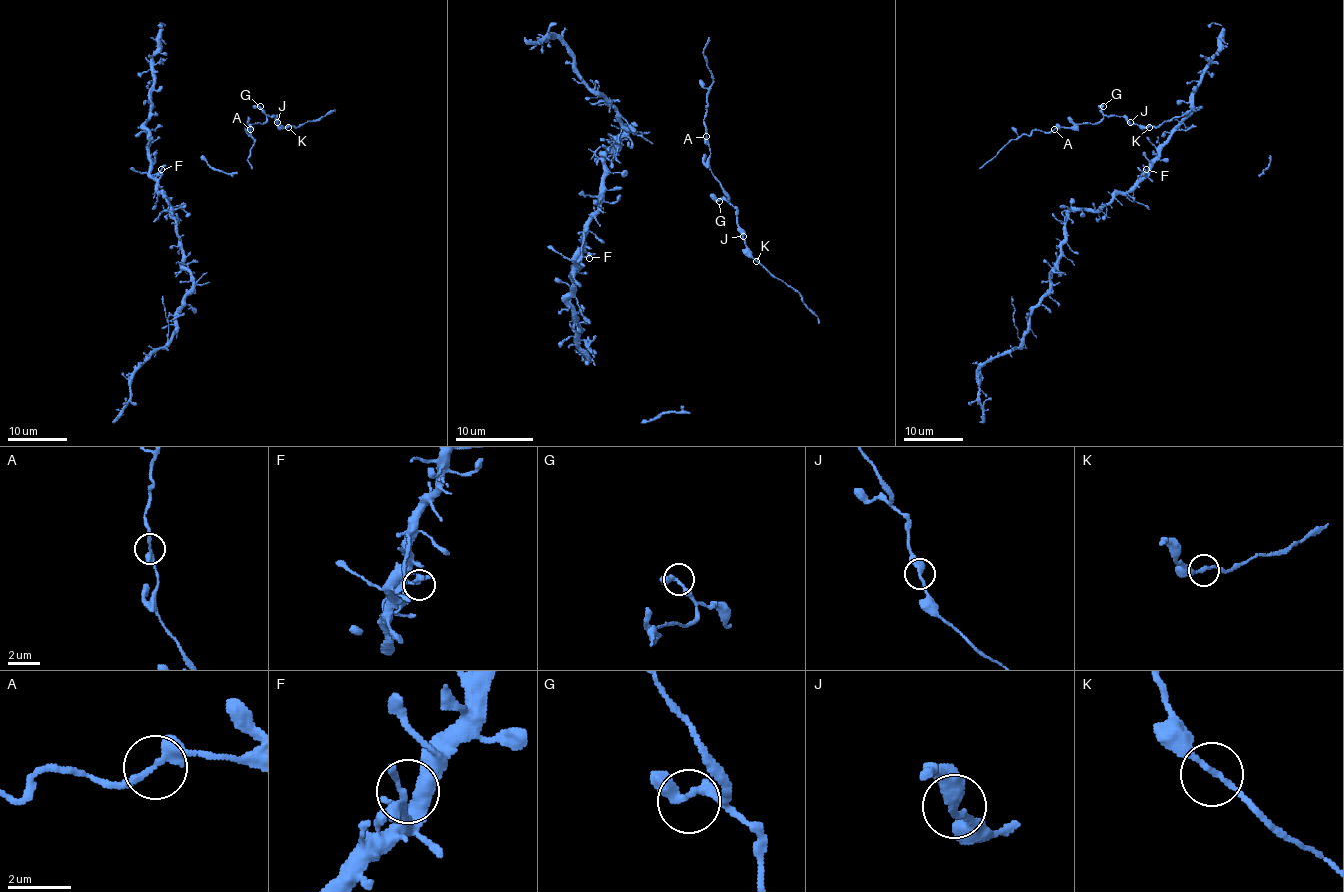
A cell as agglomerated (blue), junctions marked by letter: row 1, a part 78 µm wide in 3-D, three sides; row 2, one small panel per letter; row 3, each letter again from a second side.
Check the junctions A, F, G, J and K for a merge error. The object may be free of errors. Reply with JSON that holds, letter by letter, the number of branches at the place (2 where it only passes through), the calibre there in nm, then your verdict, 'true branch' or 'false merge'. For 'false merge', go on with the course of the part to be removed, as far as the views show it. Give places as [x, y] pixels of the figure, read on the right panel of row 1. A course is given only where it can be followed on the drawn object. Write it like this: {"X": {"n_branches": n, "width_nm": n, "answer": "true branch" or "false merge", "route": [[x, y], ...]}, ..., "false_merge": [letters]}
{"A": {"n_branches": 2, "width_nm": 320, "answer": "true branch"}, "F": {"n_branches": 2, "width_nm": 240, "answer": "true branch"}, "G": {"n_branches": 2, "width_nm": 300, "answer": "true branch"}, "J": {"n_branches": 2, "width_nm": 280, "answer": "true branch"}, "K": {"n_branches": 2, "width_nm": 170, "answer": "true branch"}, "false_merge": []}

